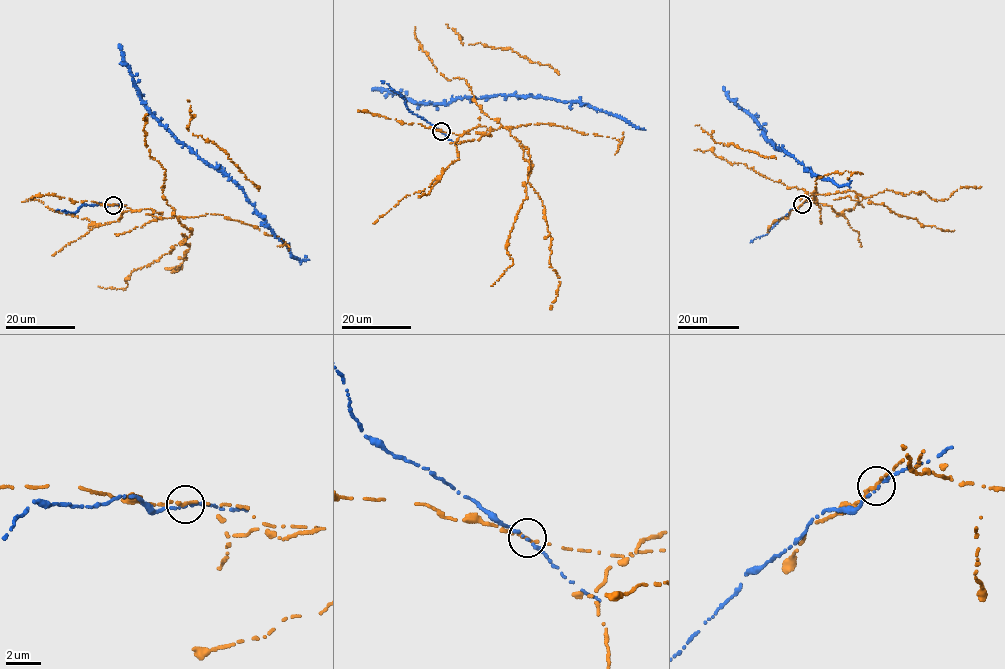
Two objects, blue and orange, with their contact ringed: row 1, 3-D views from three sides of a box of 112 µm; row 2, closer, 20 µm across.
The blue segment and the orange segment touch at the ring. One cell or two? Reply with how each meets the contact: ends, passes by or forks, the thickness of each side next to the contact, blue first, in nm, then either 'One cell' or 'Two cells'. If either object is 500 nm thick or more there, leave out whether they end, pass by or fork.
At the ring blue ends. At the ring orange passes by. Thickness 190 nm (blue) against 180 nm. Two cells

